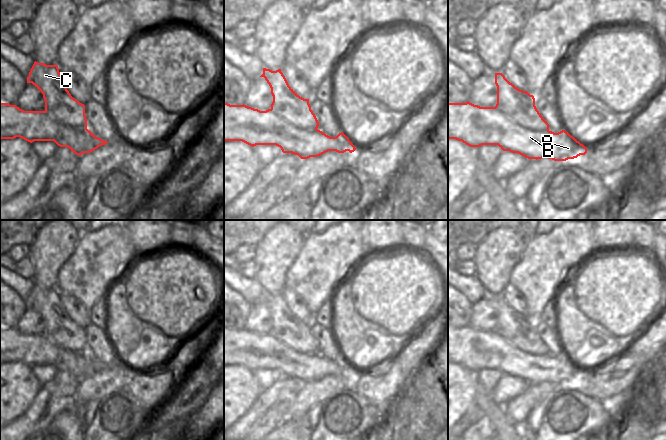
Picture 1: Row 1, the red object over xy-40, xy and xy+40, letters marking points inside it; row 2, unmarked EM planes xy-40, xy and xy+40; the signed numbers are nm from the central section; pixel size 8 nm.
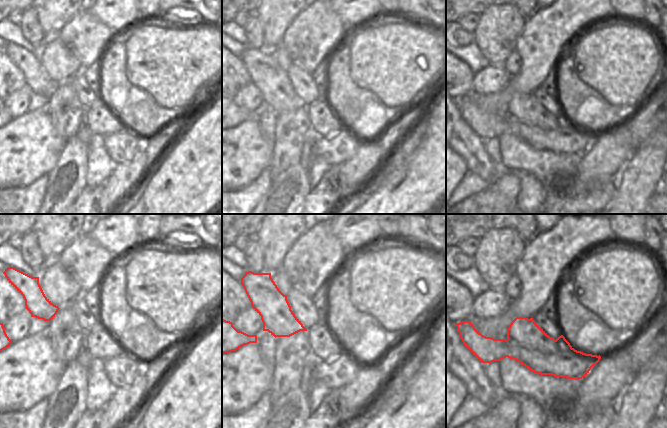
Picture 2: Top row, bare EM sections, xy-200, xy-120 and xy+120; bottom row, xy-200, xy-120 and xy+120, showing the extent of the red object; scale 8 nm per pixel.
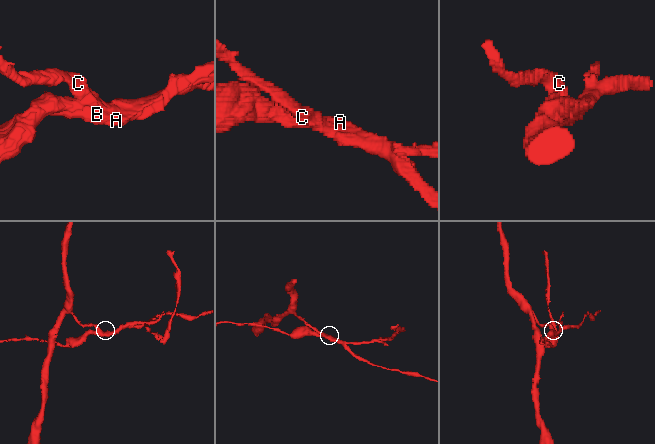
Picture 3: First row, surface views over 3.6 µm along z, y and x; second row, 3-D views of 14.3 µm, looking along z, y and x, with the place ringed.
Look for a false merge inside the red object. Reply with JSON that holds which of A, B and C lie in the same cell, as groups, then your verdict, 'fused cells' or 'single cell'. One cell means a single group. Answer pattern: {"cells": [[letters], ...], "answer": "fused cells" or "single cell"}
{"cells": [["A", "B"], ["C"]], "answer": "fused cells"}

